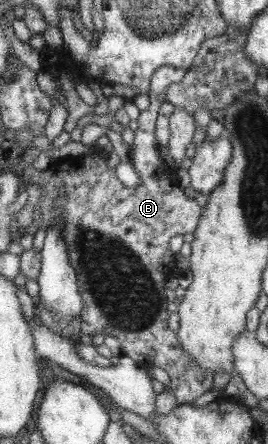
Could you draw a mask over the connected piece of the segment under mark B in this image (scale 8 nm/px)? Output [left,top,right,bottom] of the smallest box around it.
[19,66,214,405]

